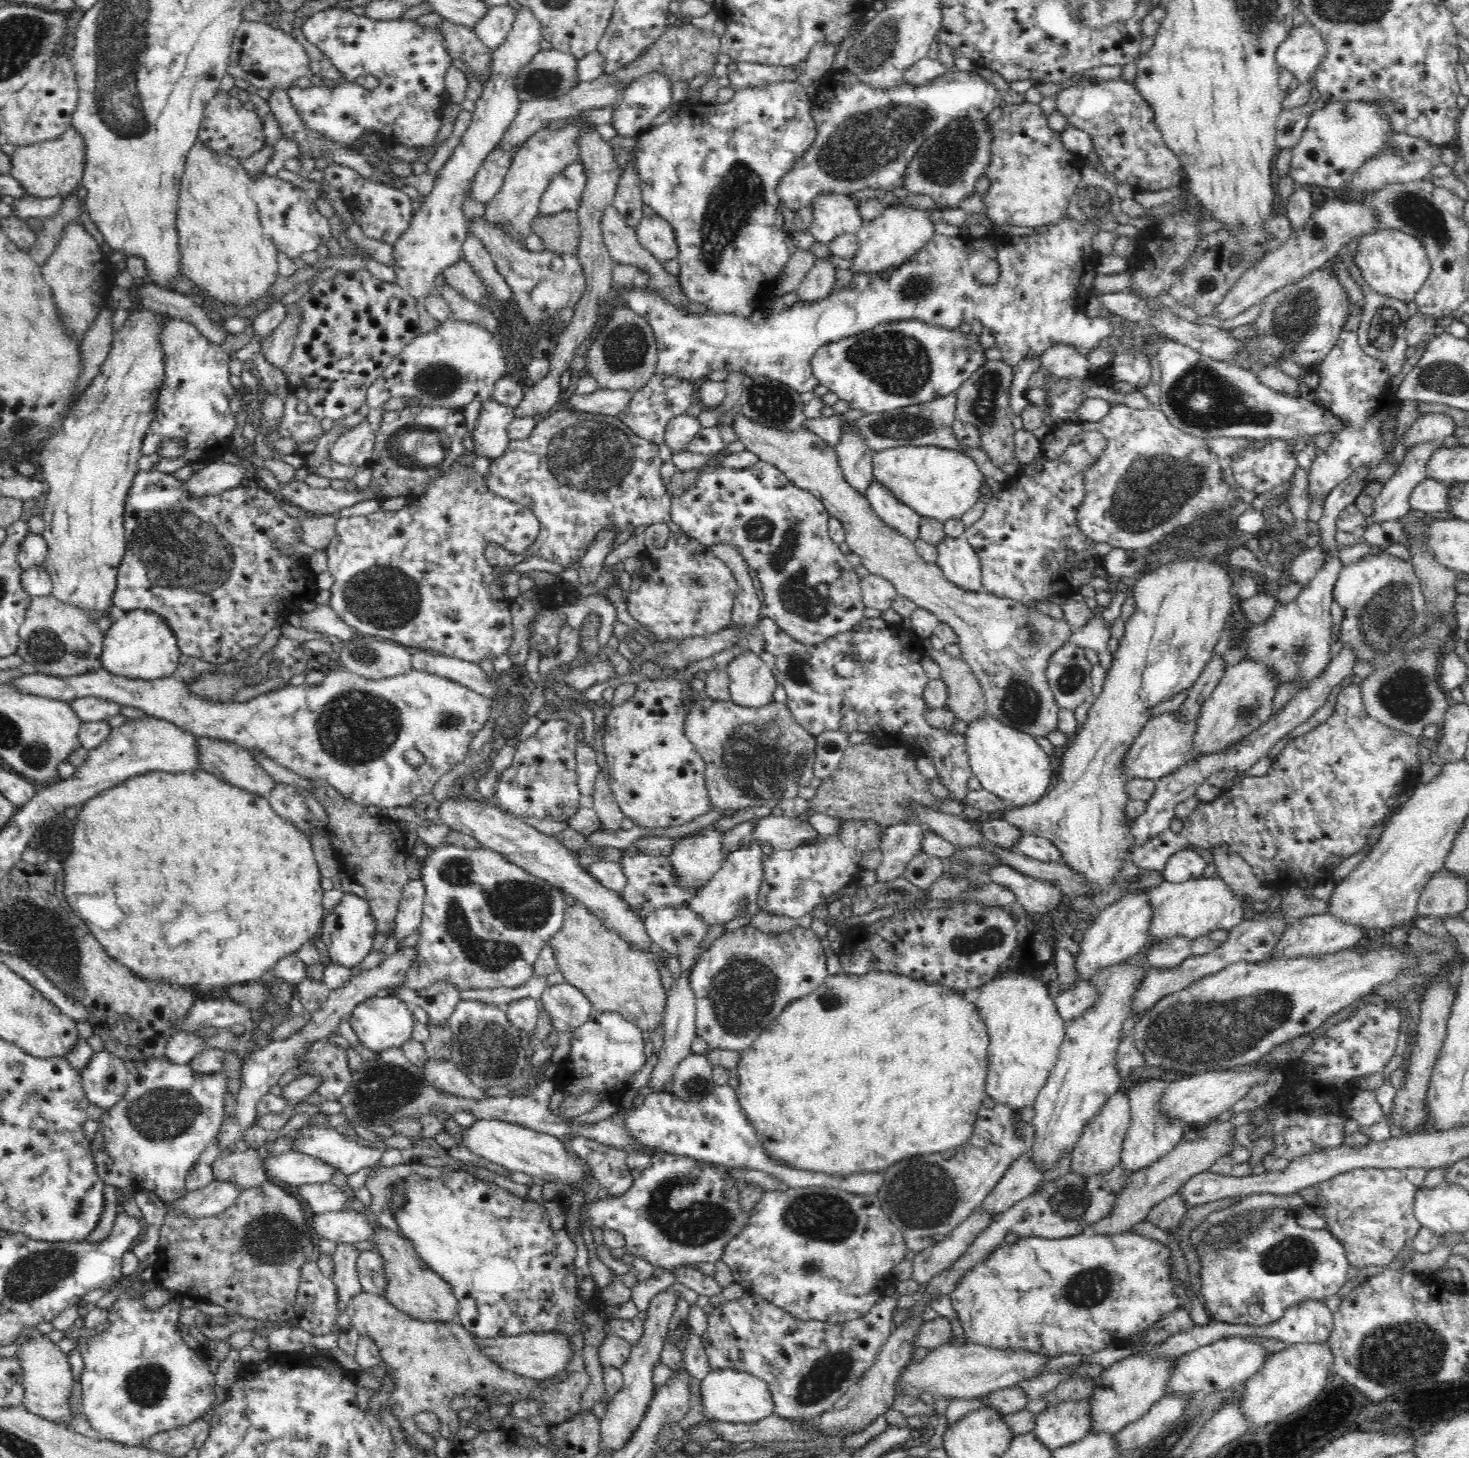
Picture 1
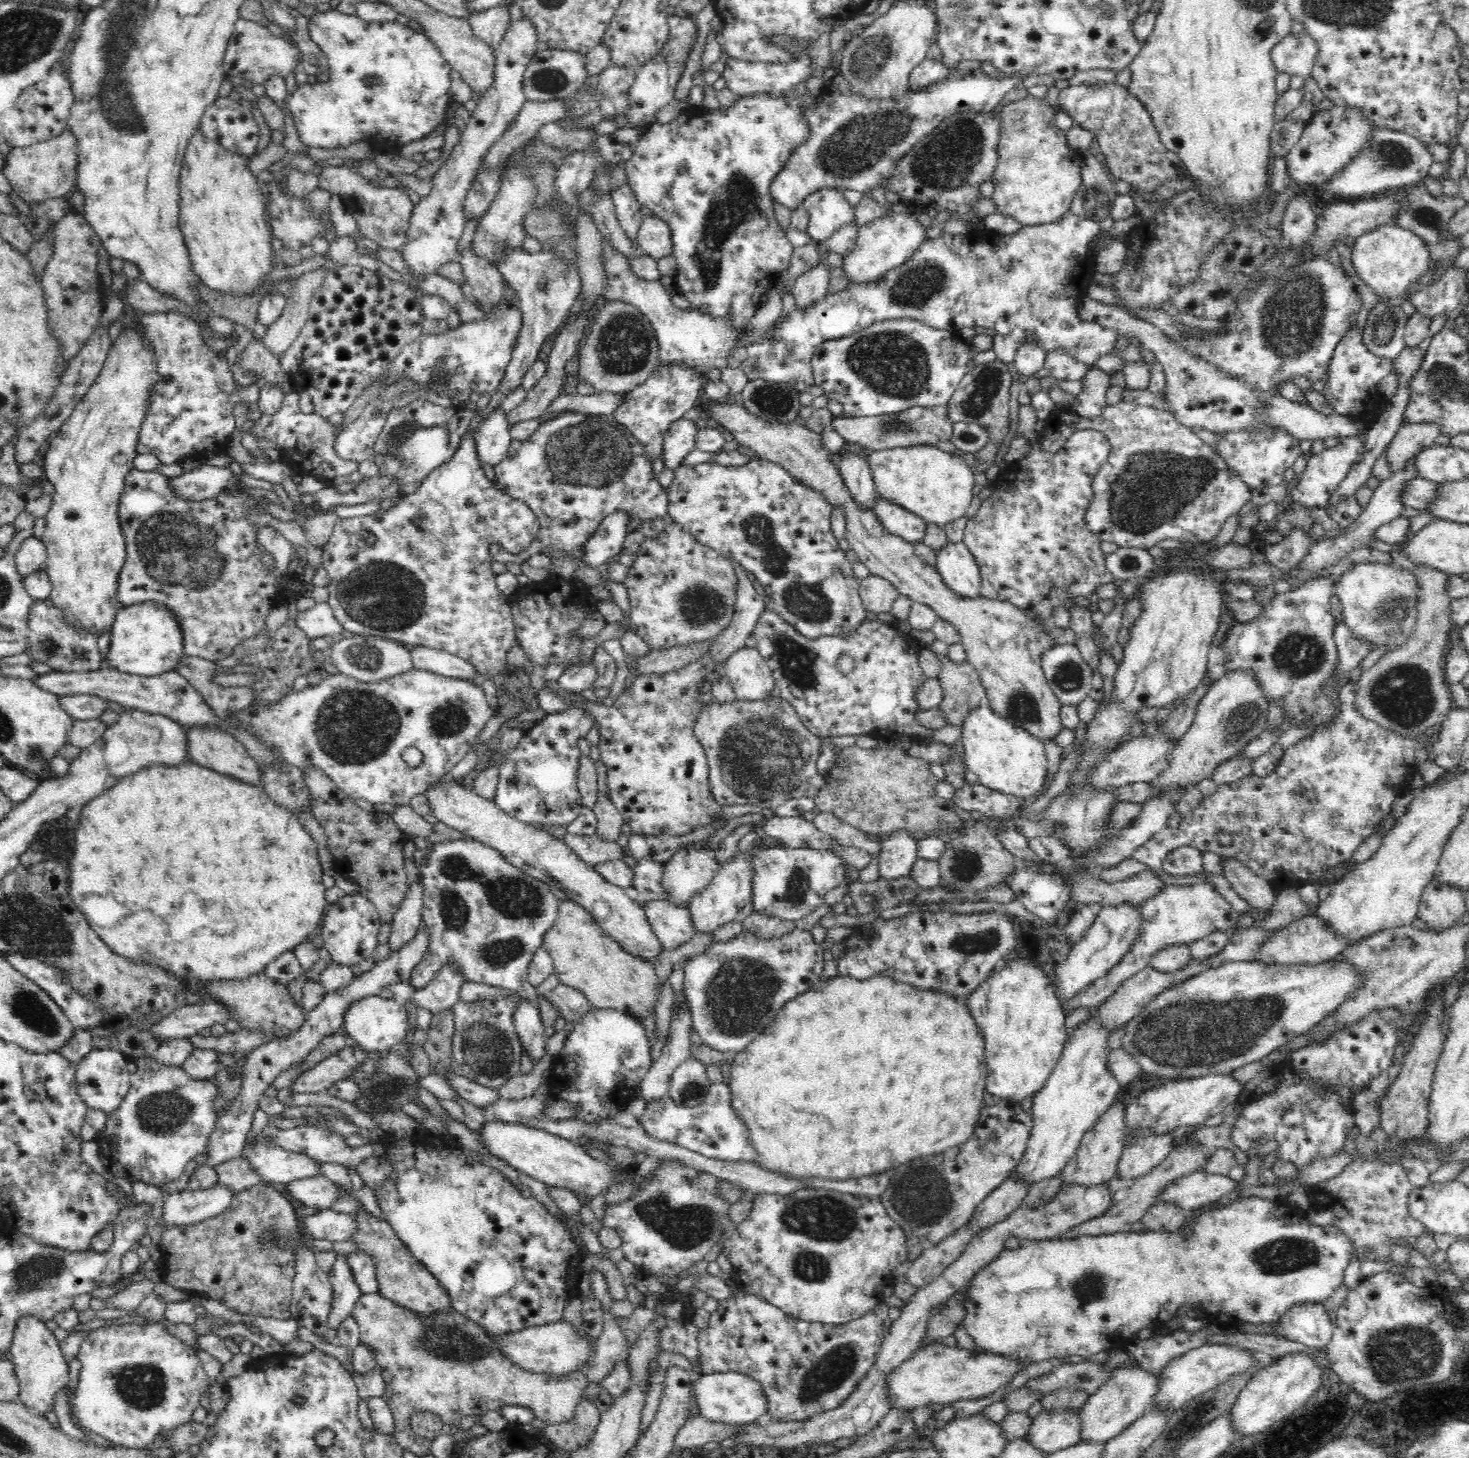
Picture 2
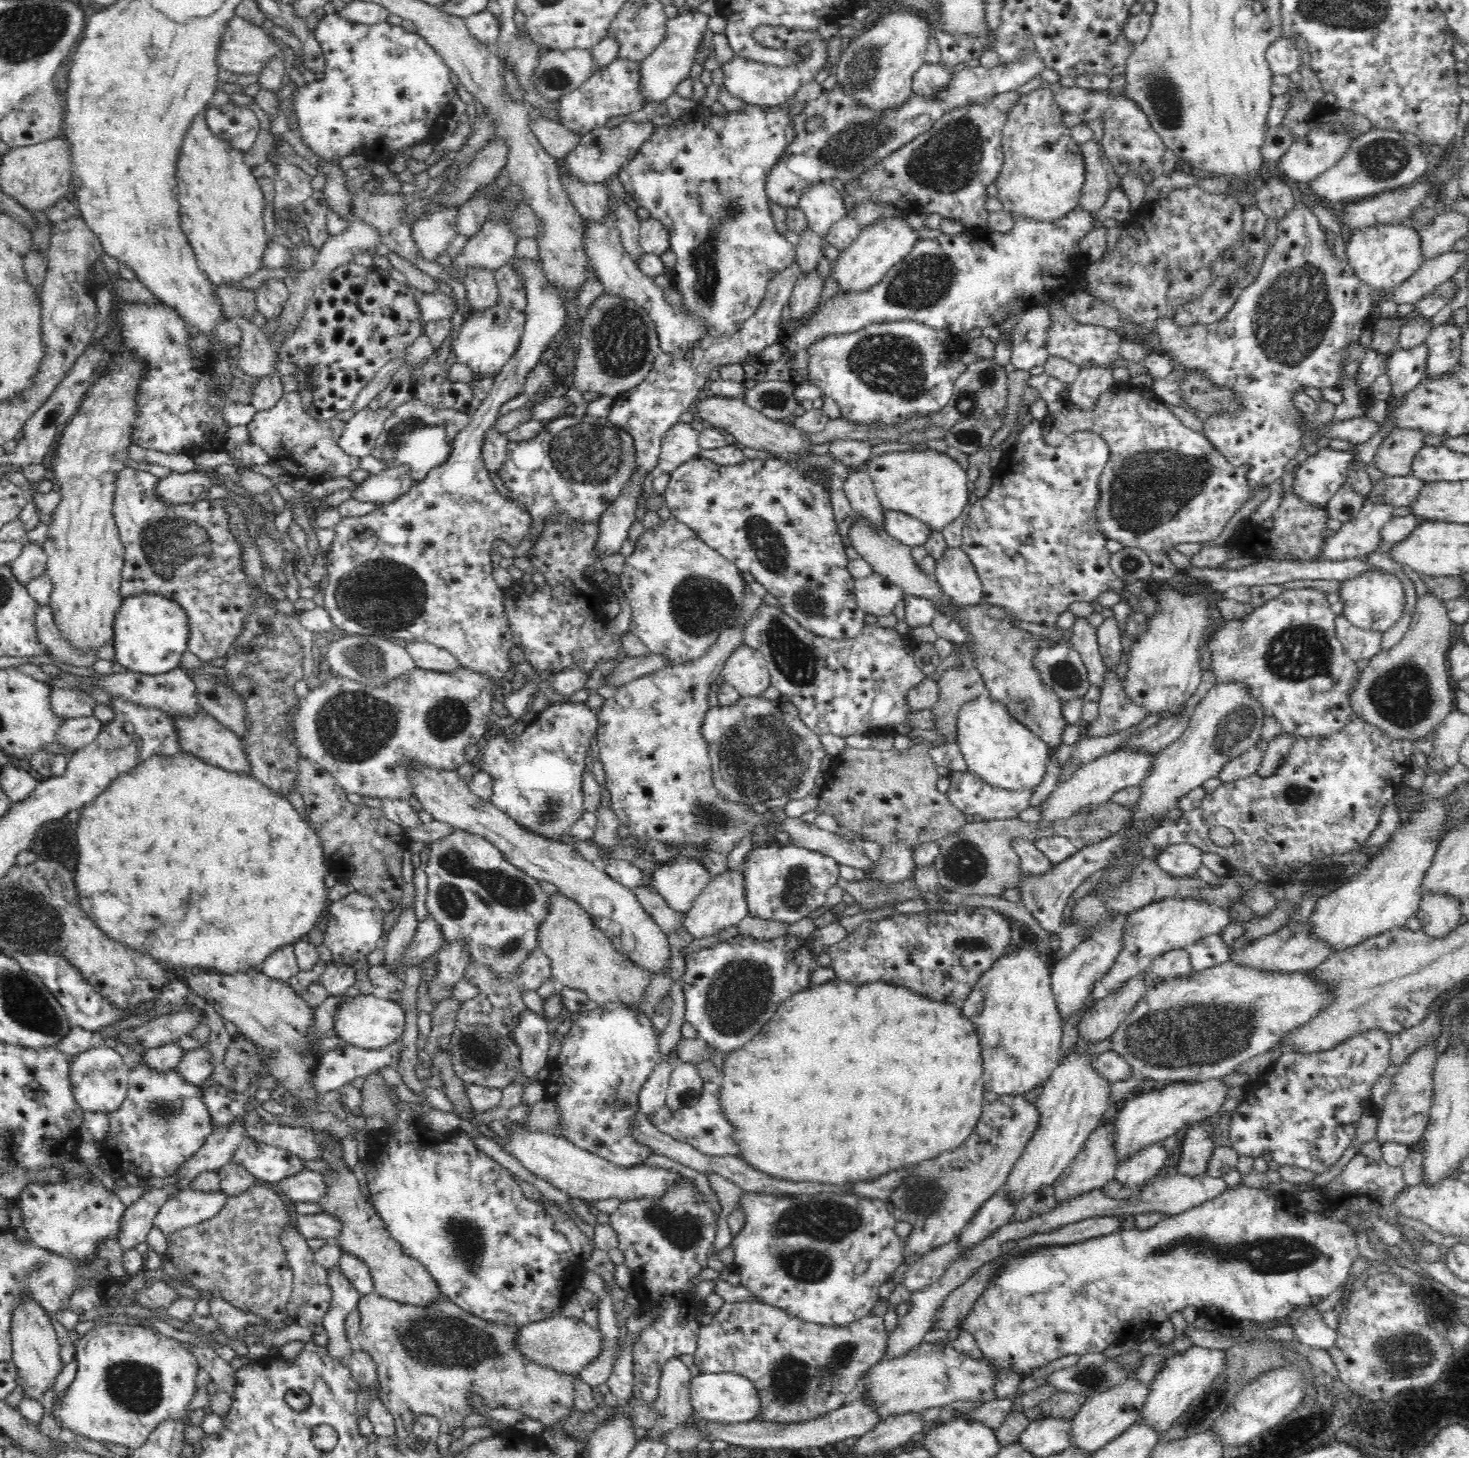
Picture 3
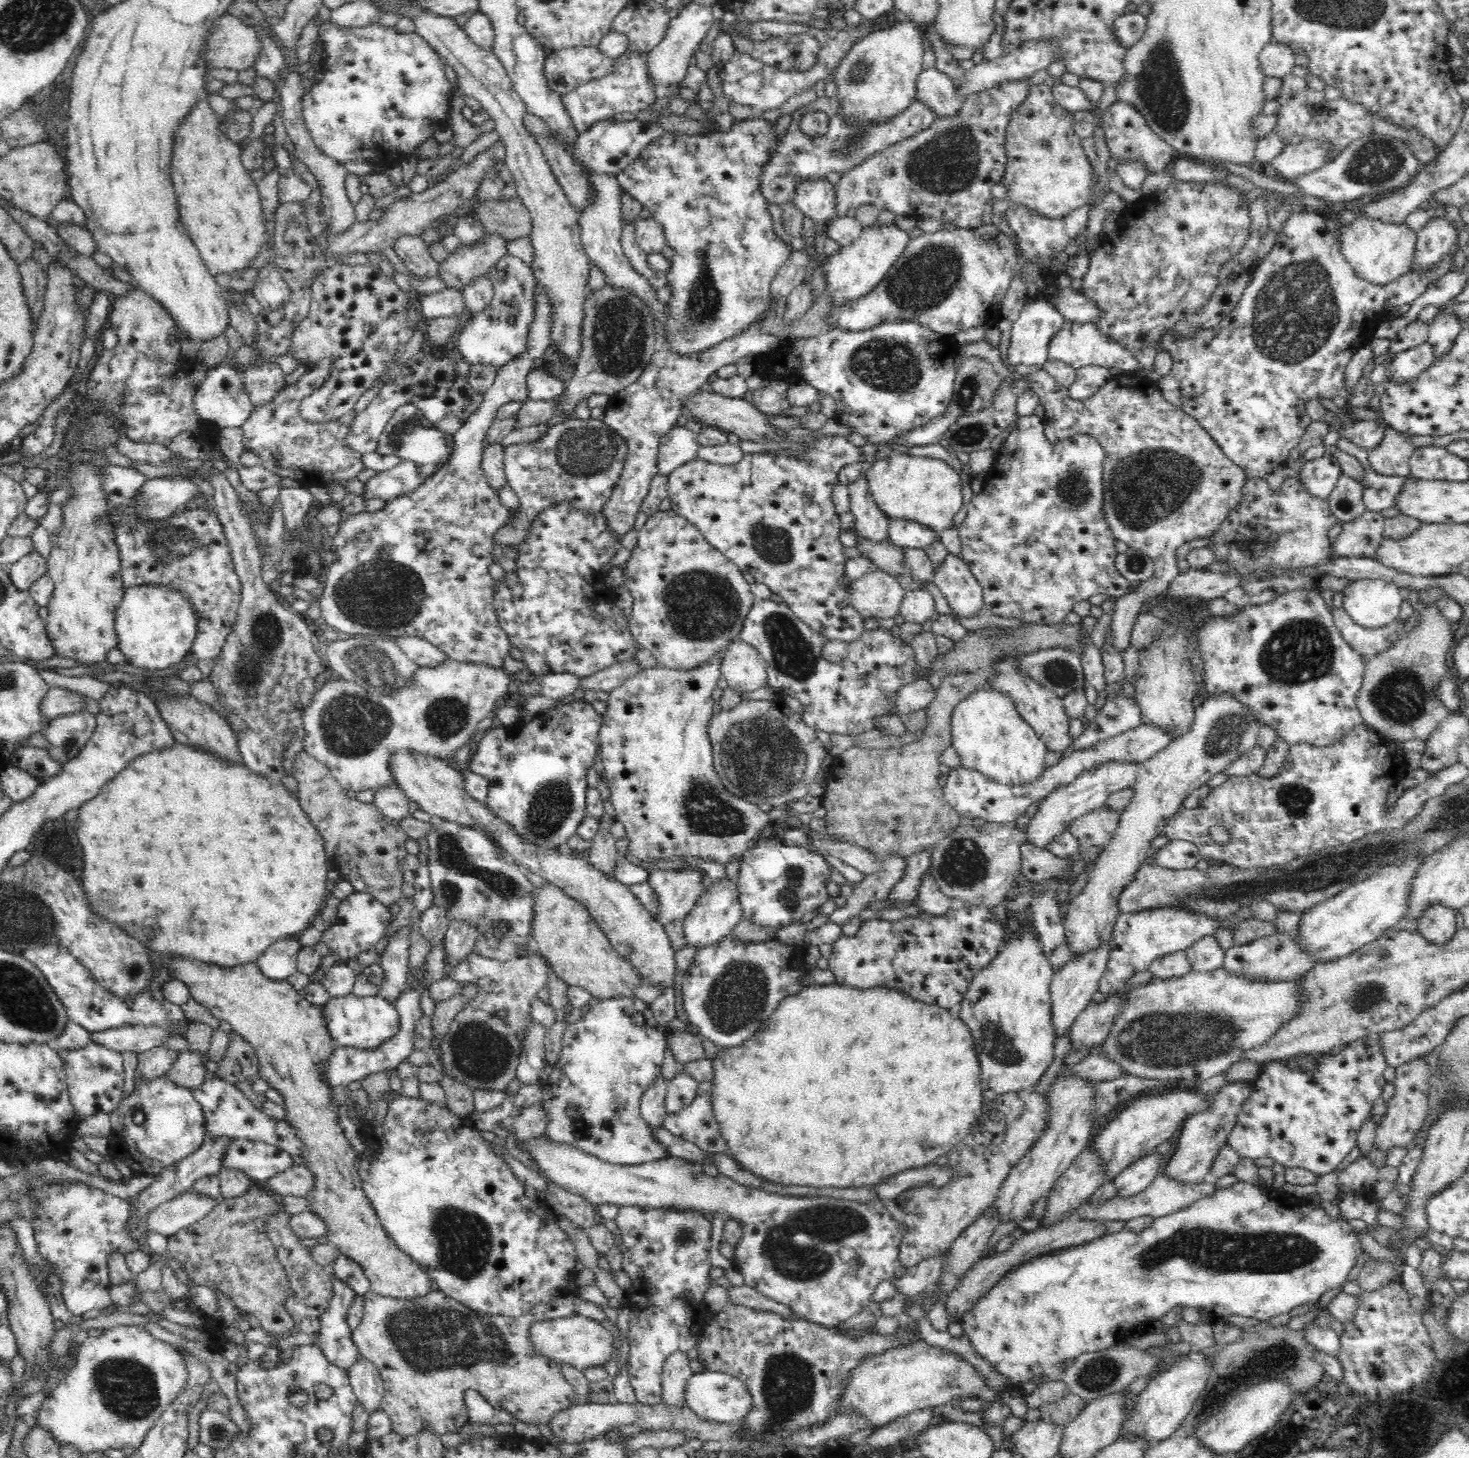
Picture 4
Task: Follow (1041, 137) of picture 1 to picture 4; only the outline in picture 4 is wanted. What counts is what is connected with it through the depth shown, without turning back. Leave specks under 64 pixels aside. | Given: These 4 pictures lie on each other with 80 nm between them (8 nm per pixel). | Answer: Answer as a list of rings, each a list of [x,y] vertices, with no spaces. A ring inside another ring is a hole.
[[[1051,82],[1030,87],[1026,100],[1014,110],[1007,128],[1005,147],[1007,164],[1001,183],[1007,188],[1010,203],[1022,203],[1050,218],[1062,218],[1082,206],[1090,205],[1092,192],[1098,183],[1092,161],[1084,153],[1081,138],[1074,131],[1074,113],[1058,104],[1051,93]]]

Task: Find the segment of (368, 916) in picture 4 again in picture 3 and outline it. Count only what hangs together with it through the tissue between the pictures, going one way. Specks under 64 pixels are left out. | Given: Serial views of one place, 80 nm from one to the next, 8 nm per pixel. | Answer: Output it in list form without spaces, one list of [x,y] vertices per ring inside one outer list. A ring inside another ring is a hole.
[[[353,890],[342,900],[328,902],[325,914],[327,927],[323,930],[323,945],[331,950],[334,963],[348,965],[355,961],[363,962],[381,945],[385,912],[371,896]]]

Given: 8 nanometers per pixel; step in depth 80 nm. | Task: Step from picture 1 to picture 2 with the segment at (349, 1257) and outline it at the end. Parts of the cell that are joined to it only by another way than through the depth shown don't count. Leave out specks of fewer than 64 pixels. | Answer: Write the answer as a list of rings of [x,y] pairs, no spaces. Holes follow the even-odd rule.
[[[344,1255],[338,1256],[328,1277],[333,1289],[333,1307],[328,1315],[327,1325],[332,1330],[338,1330],[340,1324],[352,1315],[352,1310],[358,1306],[363,1294],[346,1265]]]

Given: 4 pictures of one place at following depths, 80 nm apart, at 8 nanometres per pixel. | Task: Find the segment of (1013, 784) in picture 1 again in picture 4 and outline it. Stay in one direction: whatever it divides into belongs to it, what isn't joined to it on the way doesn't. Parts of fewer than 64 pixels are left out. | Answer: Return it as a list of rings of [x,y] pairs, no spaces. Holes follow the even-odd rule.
[[[992,686],[980,687],[958,701],[951,714],[951,746],[956,750],[963,768],[976,770],[989,779],[1001,783],[1027,783],[1046,770],[1044,761],[1048,752],[1046,745],[1038,739],[1032,726],[1018,713],[1012,695]]]

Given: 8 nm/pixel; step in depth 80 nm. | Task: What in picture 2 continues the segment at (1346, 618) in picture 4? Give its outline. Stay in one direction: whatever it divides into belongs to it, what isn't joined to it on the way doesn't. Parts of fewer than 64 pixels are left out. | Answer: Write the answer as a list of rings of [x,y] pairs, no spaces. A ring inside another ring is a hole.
[[[1346,621],[1336,624],[1334,640],[1338,647],[1338,671],[1342,675],[1360,666],[1360,662],[1376,649],[1374,642],[1352,632]]]

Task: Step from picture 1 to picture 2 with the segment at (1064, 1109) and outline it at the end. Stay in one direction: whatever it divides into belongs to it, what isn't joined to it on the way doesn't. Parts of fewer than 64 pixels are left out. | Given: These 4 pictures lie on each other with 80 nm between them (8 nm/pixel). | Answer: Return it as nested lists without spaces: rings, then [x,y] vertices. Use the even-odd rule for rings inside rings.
[[[1091,1017],[1080,1022],[1067,1038],[1064,1050],[1044,1086],[1032,1096],[1034,1126],[1024,1154],[1013,1171],[1015,1180],[1025,1186],[1038,1184],[1060,1176],[1072,1160],[1085,1134],[1096,1126],[1098,1119],[1117,1100],[1120,1084],[1111,1077],[1105,1058],[1110,1032],[1091,1022]]]

